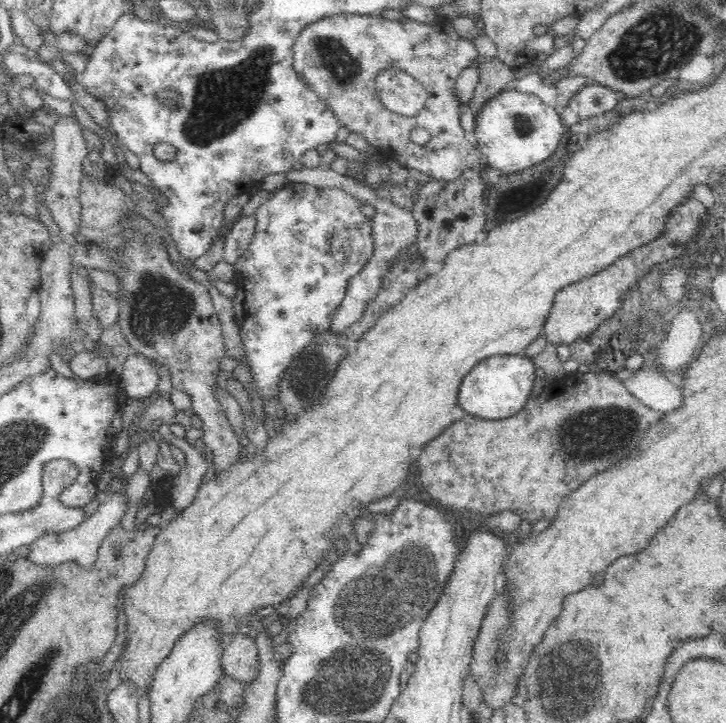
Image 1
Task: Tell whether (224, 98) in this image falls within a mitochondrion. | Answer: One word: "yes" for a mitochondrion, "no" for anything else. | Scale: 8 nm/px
yes

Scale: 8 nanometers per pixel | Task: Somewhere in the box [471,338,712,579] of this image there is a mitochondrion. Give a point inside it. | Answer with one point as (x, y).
(608, 431)

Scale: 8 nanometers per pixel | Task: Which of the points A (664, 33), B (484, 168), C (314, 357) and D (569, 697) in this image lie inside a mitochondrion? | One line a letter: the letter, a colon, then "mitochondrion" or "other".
A: mitochondrion
B: other
C: mitochondrion
D: mitochondrion

